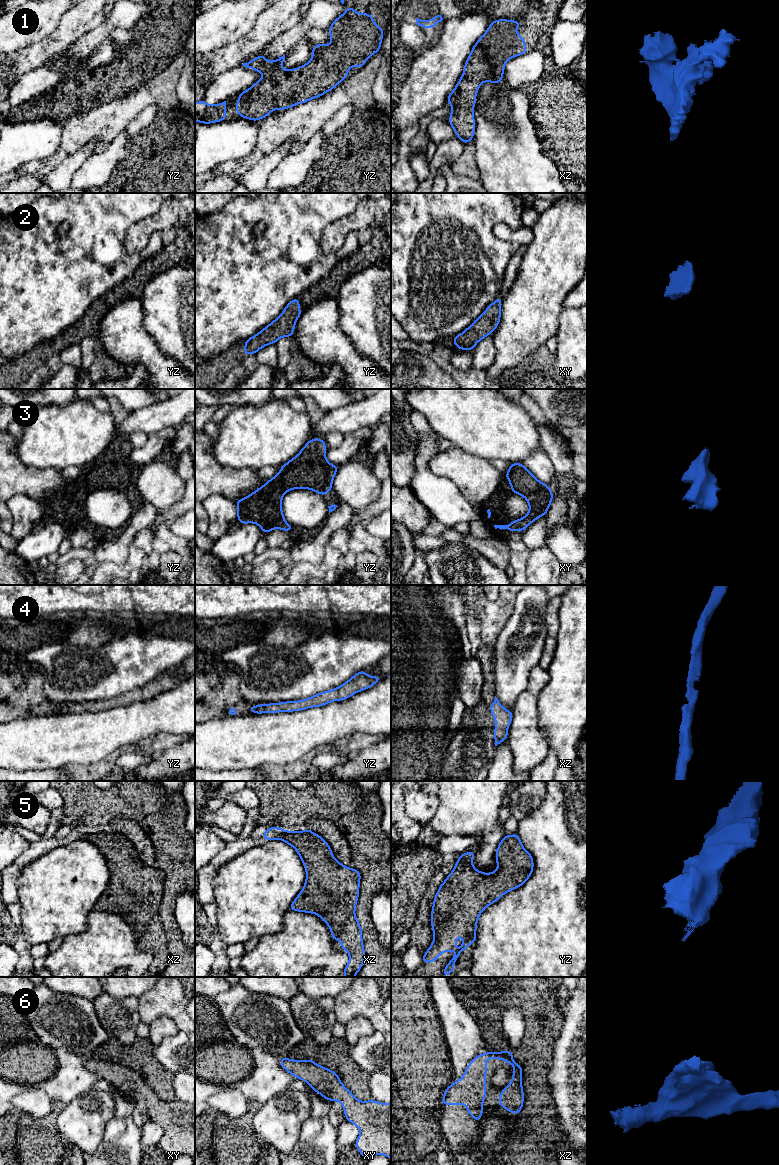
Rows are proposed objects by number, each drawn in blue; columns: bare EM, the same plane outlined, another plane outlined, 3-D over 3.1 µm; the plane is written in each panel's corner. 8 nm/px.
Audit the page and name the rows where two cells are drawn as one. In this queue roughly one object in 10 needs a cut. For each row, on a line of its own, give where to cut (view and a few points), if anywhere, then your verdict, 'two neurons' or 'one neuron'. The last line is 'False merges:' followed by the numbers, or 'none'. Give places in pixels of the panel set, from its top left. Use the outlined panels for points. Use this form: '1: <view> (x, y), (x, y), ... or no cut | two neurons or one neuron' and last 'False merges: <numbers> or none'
1: no cut | one neuron
2: no cut | one neuron
3: no cut | one neuron
4: no cut | one neuron
5: no cut | one neuron
6: no cut | one neuron
False merges: none

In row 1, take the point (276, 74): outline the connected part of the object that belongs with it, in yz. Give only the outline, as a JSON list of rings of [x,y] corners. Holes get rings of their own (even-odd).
[[[346,7],[346,11],[328,28],[332,43],[315,44],[311,59],[306,64],[286,70],[281,66],[285,55],[275,61],[268,61],[263,53],[243,63],[244,67],[254,69],[261,75],[267,73],[268,76],[262,77],[238,95],[235,111],[242,118],[258,121],[276,109],[285,110],[323,96],[348,77],[348,71],[353,65],[360,69],[373,54],[380,52],[385,31],[377,26],[370,13],[357,13],[353,7]]]

